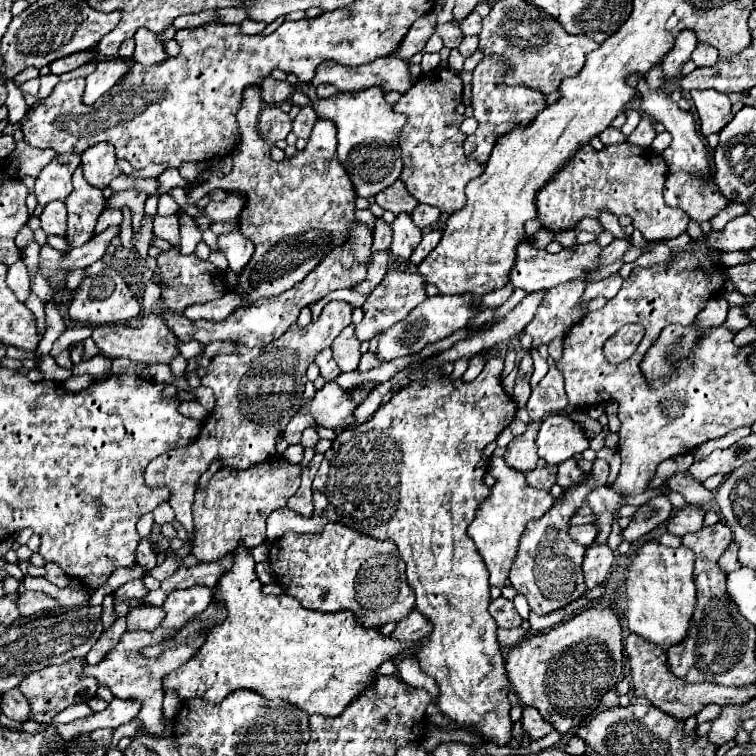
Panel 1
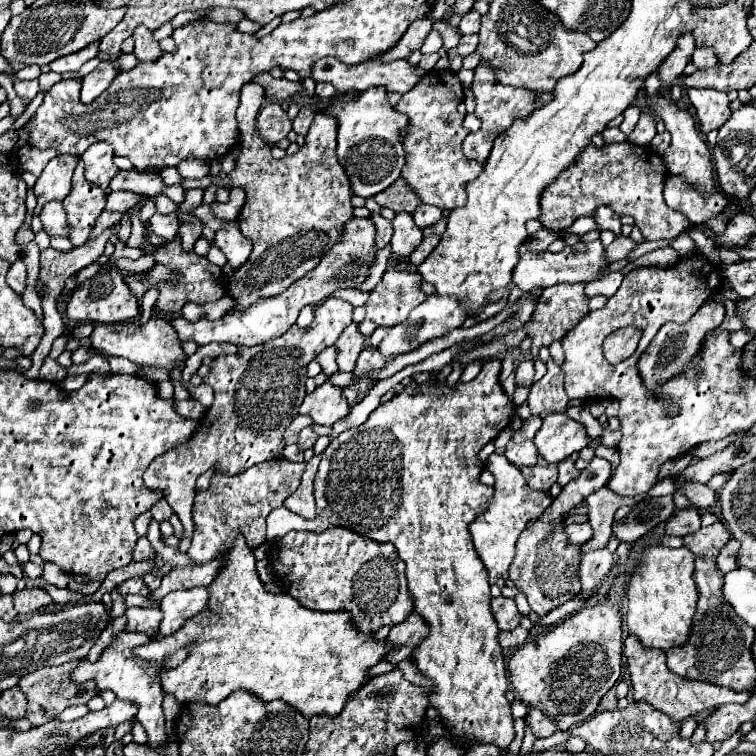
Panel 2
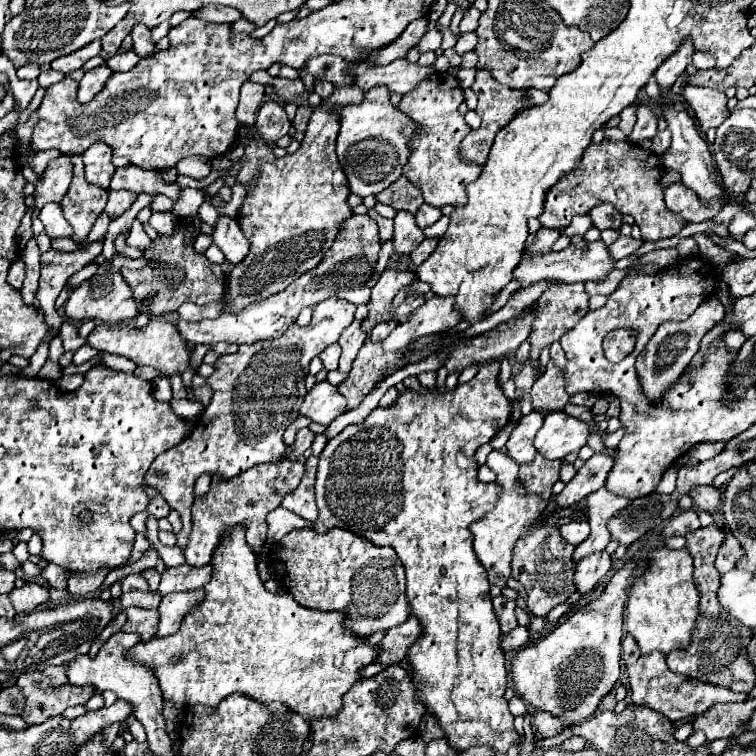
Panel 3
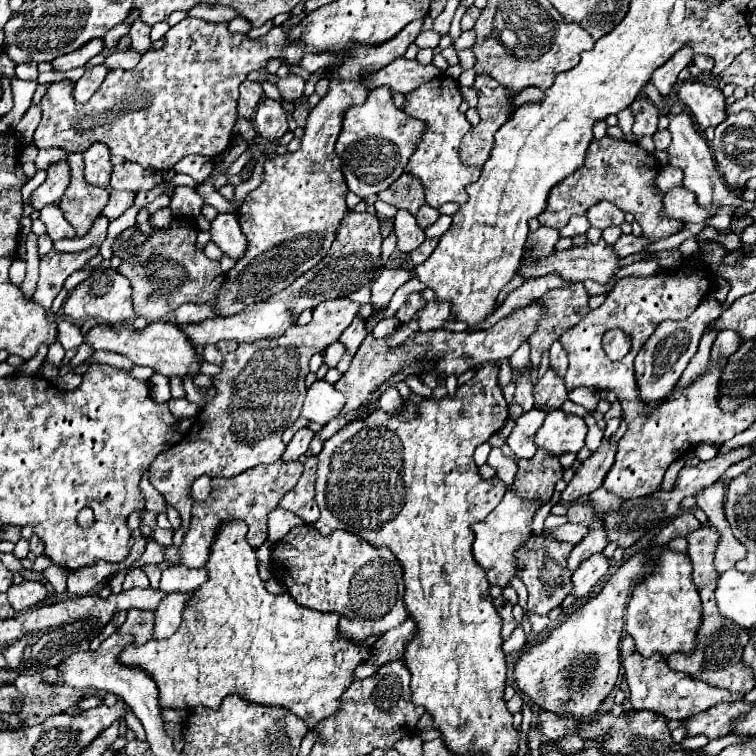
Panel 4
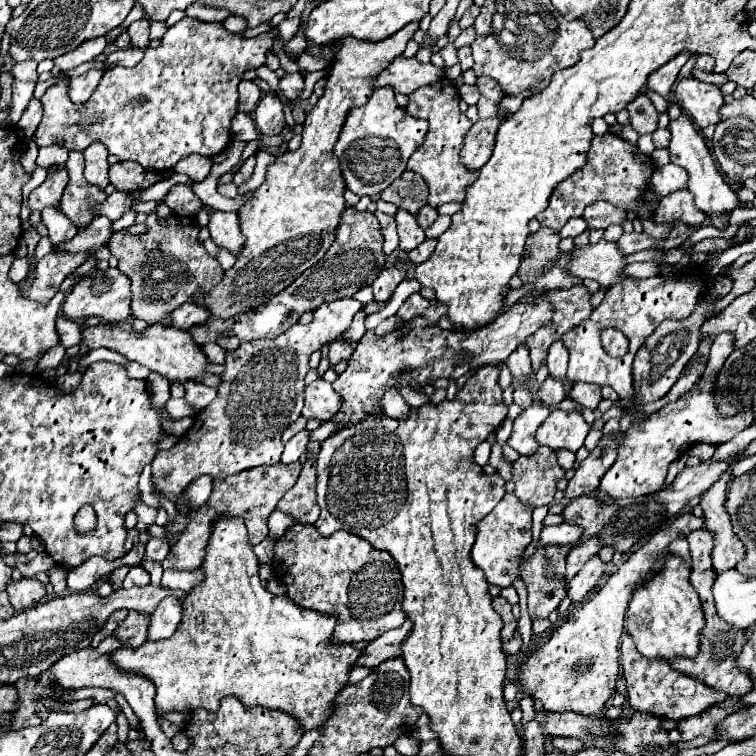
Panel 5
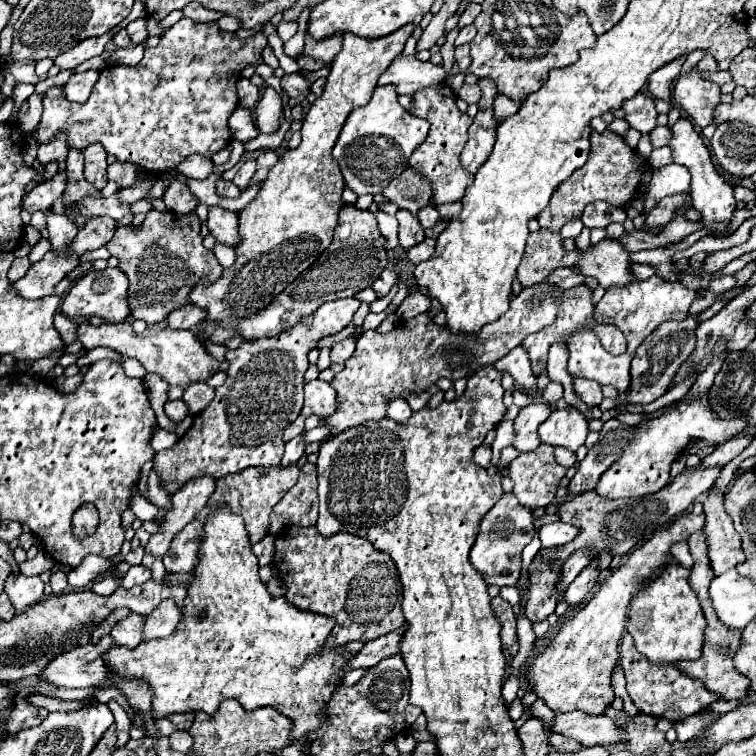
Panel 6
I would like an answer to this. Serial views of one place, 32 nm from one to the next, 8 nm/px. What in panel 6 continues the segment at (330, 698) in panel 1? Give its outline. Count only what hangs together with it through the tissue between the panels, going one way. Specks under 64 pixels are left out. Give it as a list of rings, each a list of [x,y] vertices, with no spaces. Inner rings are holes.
[[[230,506],[210,508],[204,530],[200,534],[198,562],[192,570],[184,608],[184,618],[180,620],[176,632],[168,638],[142,642],[134,650],[114,646],[102,656],[114,678],[118,676],[120,680],[144,680],[146,684],[150,684],[154,692],[150,714],[154,720],[178,712],[206,712],[212,716],[224,700],[234,698],[250,710],[258,706],[276,708],[280,714],[292,720],[290,734],[292,738],[296,738],[296,742],[320,728],[322,720],[318,720],[318,712],[326,708],[332,692],[336,690],[336,684],[340,682],[340,668],[344,660],[352,658],[352,654],[340,652],[338,648],[320,654],[320,646],[334,628],[332,618],[298,610],[284,598],[274,598],[268,594],[266,584],[262,584],[258,576],[258,560],[252,552],[244,522],[240,516],[232,514]],[[200,612],[204,612],[202,620],[198,618]],[[308,654],[316,656],[308,660],[308,666],[304,666]]]

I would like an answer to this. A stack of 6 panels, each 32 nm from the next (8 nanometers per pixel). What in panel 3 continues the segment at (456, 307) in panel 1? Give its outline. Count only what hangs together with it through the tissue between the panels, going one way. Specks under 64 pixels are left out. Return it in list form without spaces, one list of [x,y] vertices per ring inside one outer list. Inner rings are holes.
[[[434,296],[424,306],[416,308],[408,322],[398,324],[382,344],[386,352],[398,352],[408,348],[412,340],[420,336],[428,336],[432,332],[446,332],[458,322],[460,316],[456,316],[456,308],[452,308],[452,300],[440,300],[438,296]]]

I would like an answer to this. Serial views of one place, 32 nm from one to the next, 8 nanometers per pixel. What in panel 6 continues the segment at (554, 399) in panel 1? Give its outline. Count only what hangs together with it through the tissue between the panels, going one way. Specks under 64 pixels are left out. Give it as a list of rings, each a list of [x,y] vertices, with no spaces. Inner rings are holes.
[[[550,382],[540,394],[542,394],[542,400],[546,404],[556,404],[562,398],[562,384],[560,382]]]

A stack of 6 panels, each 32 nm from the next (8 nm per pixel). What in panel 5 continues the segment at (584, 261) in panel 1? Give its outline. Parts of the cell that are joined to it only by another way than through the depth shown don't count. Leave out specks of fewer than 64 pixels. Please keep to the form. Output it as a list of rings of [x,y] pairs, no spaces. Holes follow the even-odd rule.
[[[600,240],[598,244],[588,244],[586,248],[576,248],[570,254],[572,254],[570,262],[568,262],[568,254],[564,254],[556,262],[556,266],[570,270],[570,274],[574,274],[578,278],[592,278],[592,280],[600,282],[602,288],[610,288],[628,278],[624,274],[626,256],[620,252],[616,242]]]

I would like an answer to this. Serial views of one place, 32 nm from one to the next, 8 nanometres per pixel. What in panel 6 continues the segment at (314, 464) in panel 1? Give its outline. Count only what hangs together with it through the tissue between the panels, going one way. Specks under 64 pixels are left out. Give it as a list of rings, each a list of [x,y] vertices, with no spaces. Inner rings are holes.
[[[306,462],[300,470],[298,482],[290,492],[272,508],[272,514],[286,518],[286,524],[314,526],[318,518],[318,492],[316,492],[316,466]]]

